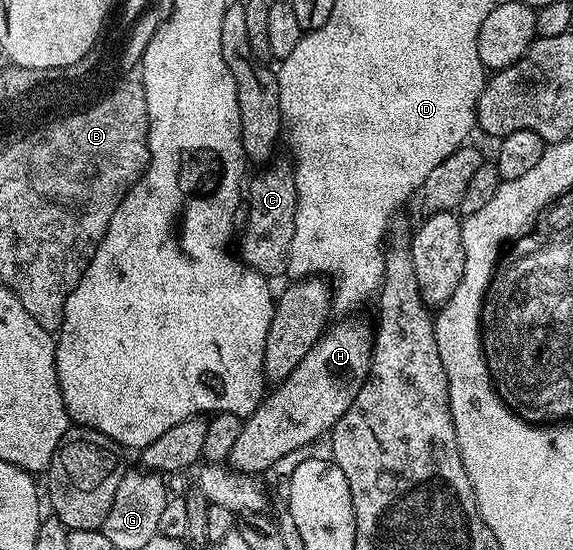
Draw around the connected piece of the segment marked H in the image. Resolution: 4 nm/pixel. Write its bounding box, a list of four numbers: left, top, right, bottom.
[230,318,373,474]

